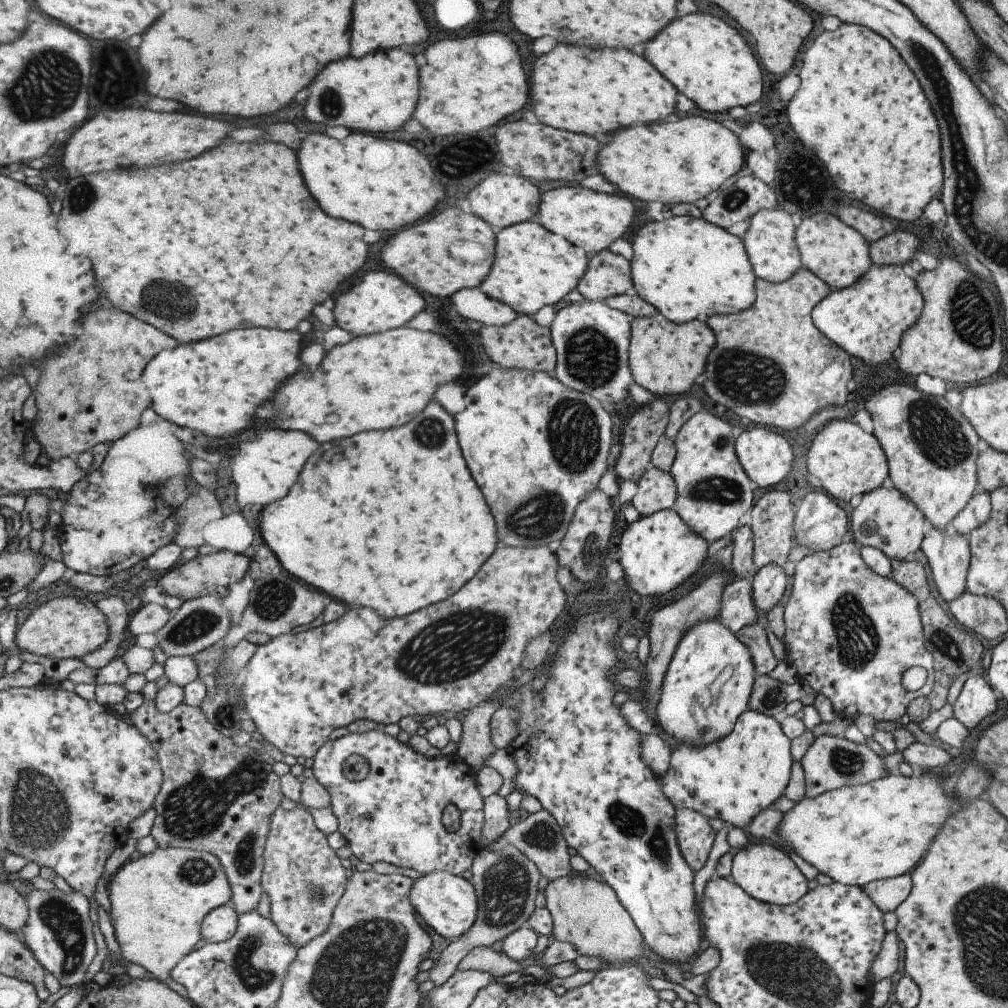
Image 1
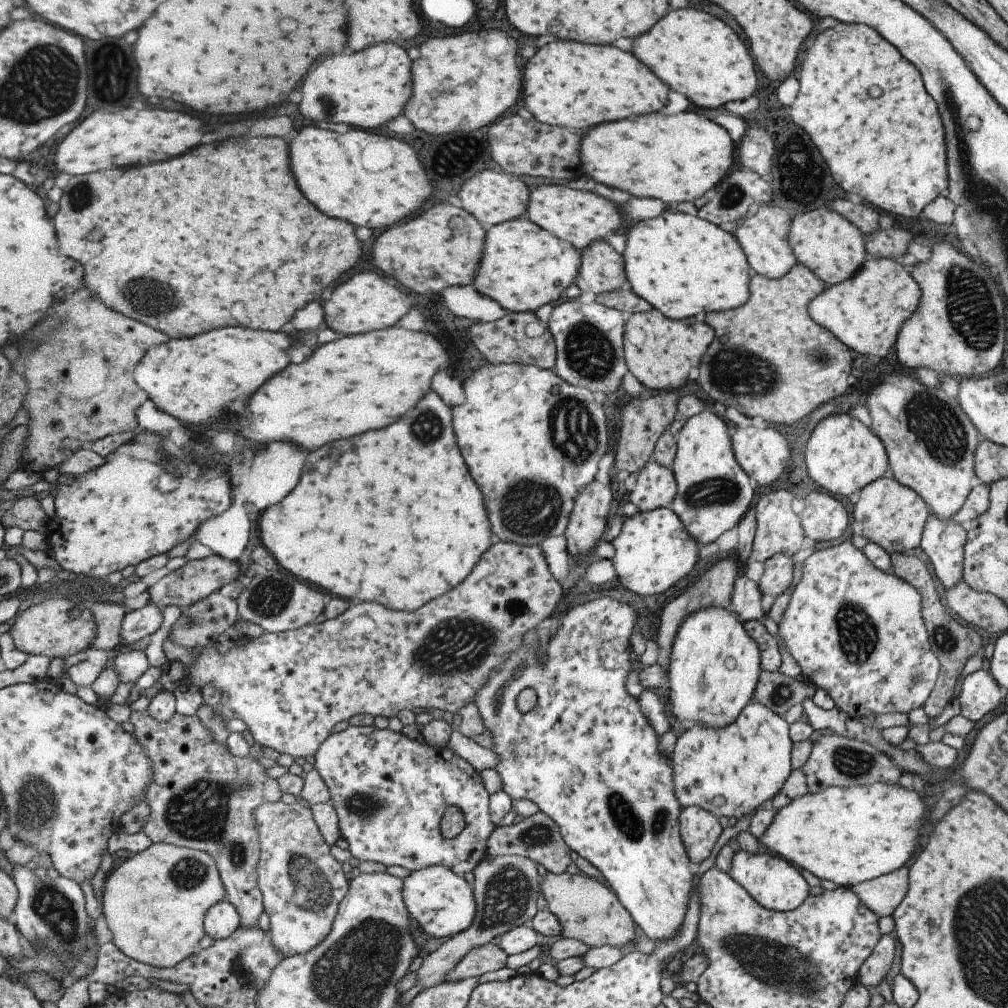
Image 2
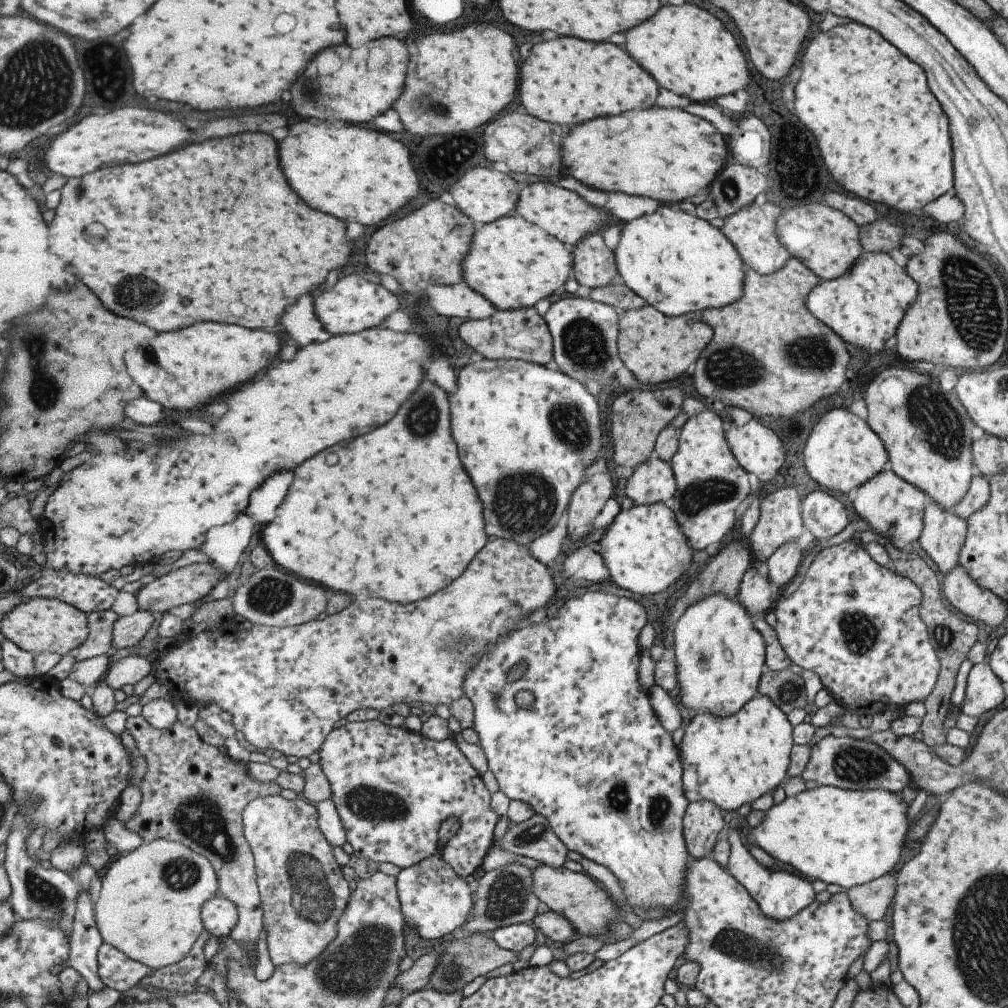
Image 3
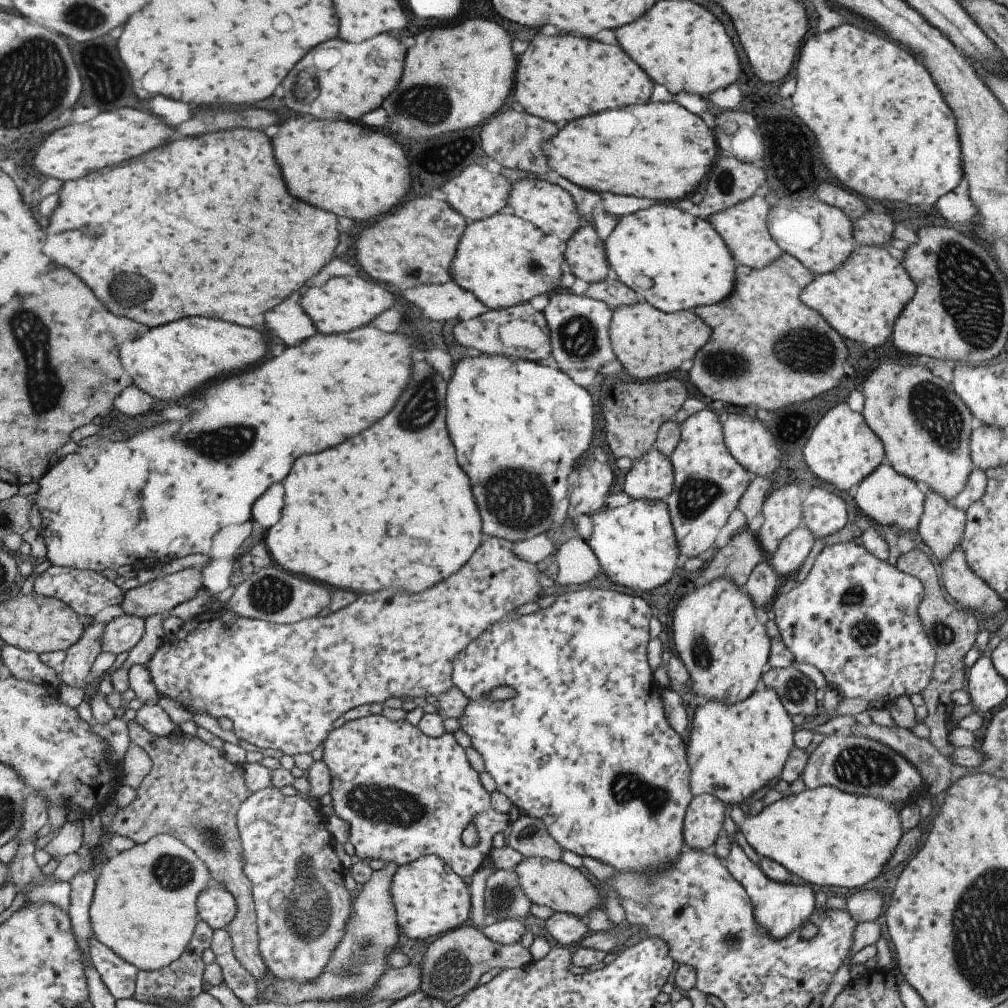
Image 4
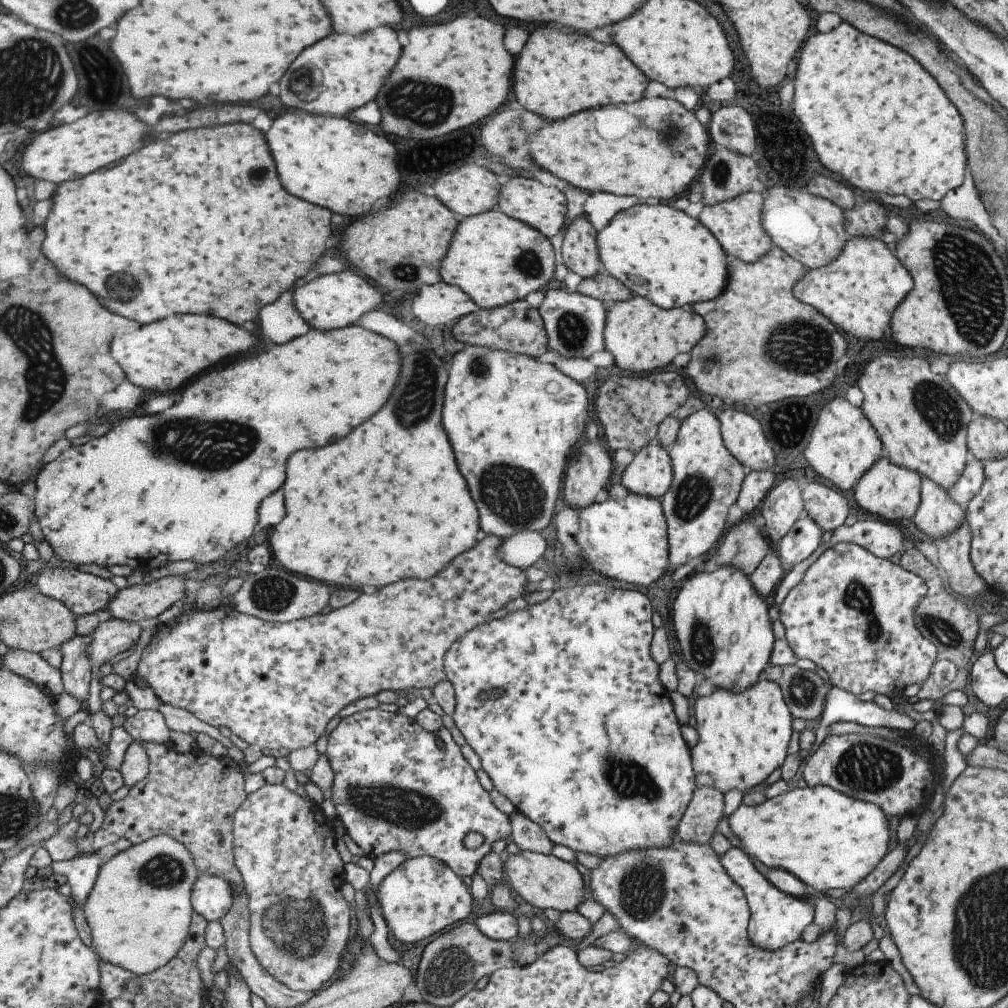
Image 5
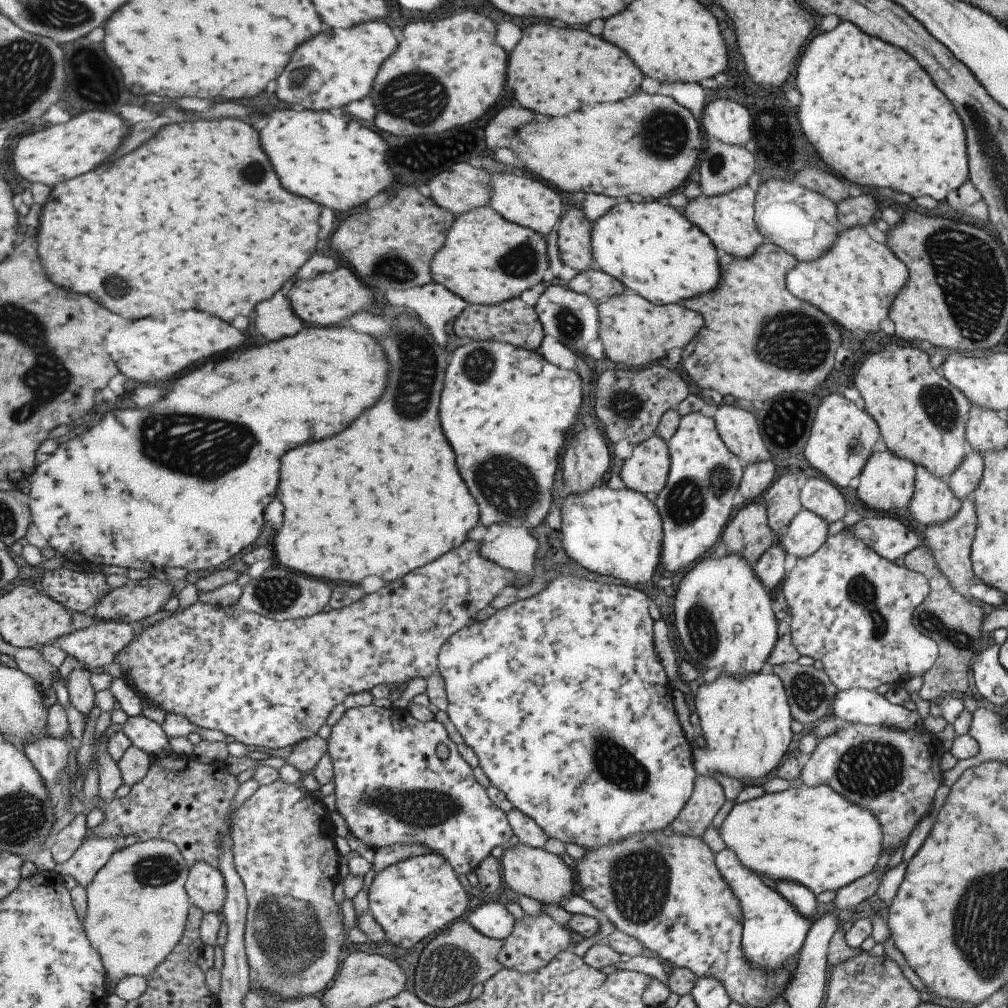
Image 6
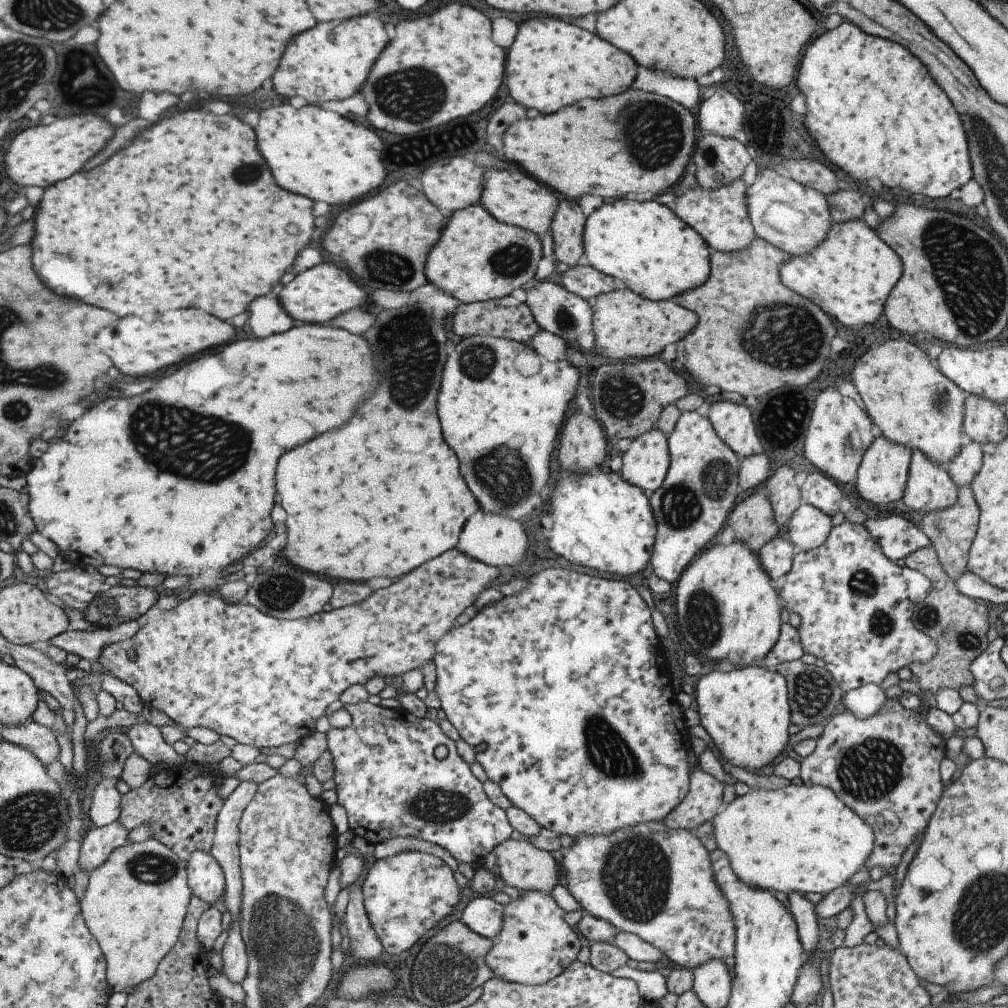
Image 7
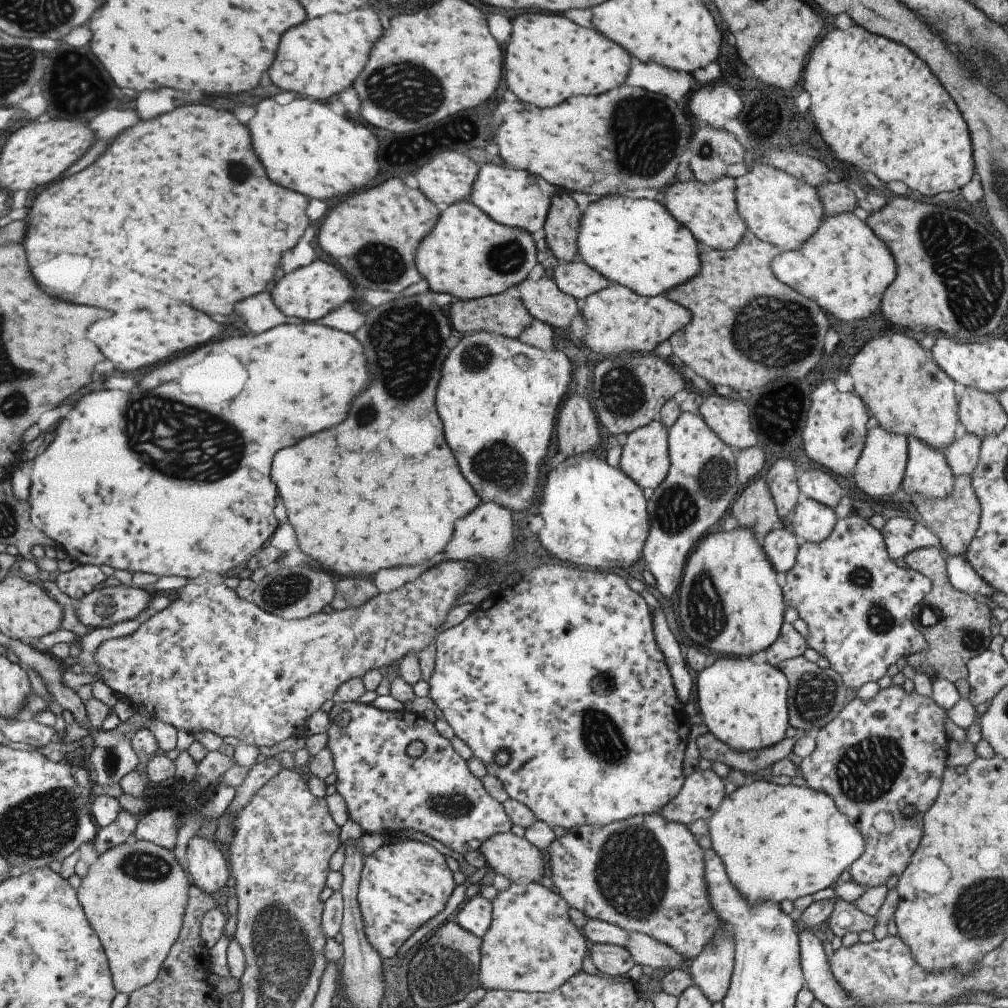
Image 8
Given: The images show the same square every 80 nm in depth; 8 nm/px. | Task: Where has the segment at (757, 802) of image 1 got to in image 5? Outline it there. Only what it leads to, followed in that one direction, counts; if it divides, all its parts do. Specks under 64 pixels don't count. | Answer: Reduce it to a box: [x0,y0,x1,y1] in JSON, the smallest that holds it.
[689,680,792,795]

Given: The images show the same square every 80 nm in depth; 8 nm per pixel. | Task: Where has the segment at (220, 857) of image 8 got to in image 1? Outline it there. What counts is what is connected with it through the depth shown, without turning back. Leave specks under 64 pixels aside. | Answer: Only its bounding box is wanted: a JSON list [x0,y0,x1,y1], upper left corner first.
[201,905,236,943]

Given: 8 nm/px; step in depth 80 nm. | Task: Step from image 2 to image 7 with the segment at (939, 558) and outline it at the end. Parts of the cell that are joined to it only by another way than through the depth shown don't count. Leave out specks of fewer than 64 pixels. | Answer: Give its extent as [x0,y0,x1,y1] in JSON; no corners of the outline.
[902,451,957,516]

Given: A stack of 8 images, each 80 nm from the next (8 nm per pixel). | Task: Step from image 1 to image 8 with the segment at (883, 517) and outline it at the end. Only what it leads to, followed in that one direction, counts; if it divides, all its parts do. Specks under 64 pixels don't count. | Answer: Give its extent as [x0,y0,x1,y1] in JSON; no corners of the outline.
[852,426,908,501]

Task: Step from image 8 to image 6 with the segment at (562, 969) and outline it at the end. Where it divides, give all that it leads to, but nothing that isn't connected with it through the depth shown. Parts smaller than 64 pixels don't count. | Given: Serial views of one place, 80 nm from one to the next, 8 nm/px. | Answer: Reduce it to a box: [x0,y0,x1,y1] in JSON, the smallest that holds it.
[497,911,569,973]

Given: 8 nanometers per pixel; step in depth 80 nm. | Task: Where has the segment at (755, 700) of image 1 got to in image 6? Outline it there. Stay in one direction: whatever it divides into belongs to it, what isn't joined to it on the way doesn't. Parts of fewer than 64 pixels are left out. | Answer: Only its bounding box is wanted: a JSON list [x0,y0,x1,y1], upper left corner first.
[772,662,840,739]

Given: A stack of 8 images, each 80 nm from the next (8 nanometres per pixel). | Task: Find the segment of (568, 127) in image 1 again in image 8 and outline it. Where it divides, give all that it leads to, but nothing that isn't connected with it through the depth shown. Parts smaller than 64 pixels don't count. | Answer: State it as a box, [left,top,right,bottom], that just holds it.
[503,14,629,108]

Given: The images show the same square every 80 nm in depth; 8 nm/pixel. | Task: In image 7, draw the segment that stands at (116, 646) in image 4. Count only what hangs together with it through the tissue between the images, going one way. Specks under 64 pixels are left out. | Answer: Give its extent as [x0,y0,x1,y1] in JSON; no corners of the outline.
[48,621,139,663]

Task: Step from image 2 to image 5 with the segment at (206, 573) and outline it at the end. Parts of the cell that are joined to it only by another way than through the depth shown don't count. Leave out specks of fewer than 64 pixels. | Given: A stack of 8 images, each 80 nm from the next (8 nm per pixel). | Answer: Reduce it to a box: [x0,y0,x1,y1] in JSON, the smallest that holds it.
[108,575,185,623]

